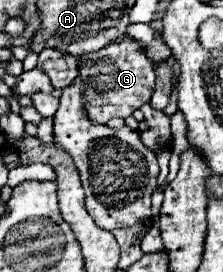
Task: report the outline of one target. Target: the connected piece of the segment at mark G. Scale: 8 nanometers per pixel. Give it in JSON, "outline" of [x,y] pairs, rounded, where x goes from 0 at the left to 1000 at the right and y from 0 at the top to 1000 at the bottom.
{"outline":[[[538,140],[520,154],[493,154],[457,184],[386,199],[359,221],[350,250],[359,250],[359,287],[377,301],[395,426],[430,456],[475,456],[493,434],[520,434],[520,426],[574,434],[610,397],[664,375],[691,338],[700,279],[682,272],[682,228],[637,191],[637,176],[583,140]]]}

